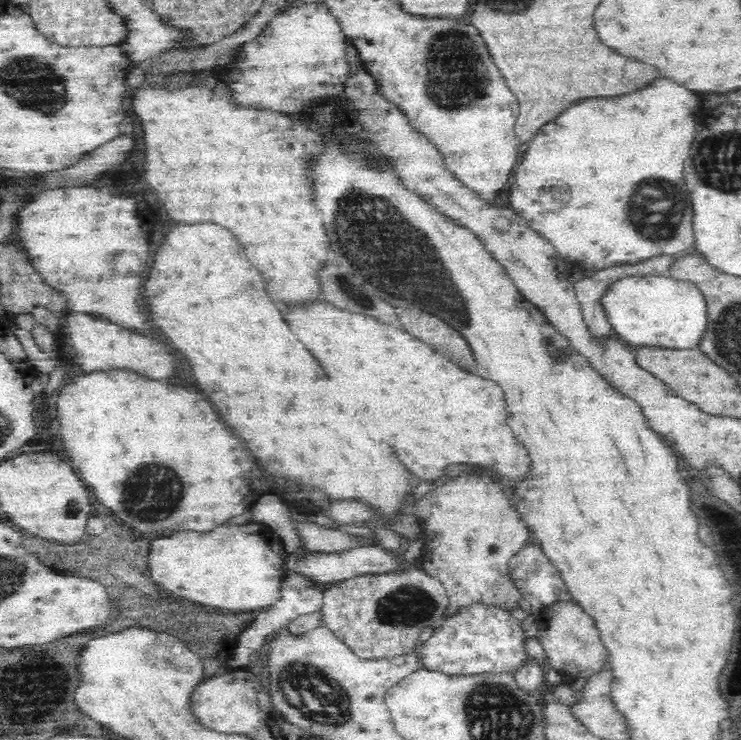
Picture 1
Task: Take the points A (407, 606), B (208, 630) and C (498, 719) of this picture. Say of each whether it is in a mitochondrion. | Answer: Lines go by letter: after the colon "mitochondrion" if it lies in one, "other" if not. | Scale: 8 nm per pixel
A: mitochondrion
B: mitochondrion
C: mitochondrion

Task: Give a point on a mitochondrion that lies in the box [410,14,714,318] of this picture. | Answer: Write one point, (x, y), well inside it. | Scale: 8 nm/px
(453, 61)

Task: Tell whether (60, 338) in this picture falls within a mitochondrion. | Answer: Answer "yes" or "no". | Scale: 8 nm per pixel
no

